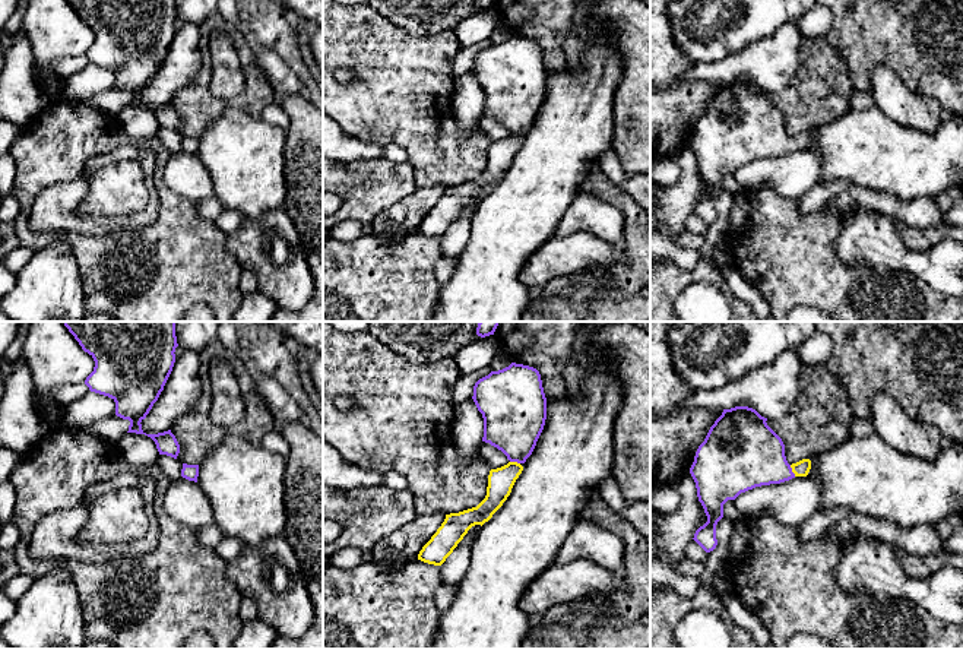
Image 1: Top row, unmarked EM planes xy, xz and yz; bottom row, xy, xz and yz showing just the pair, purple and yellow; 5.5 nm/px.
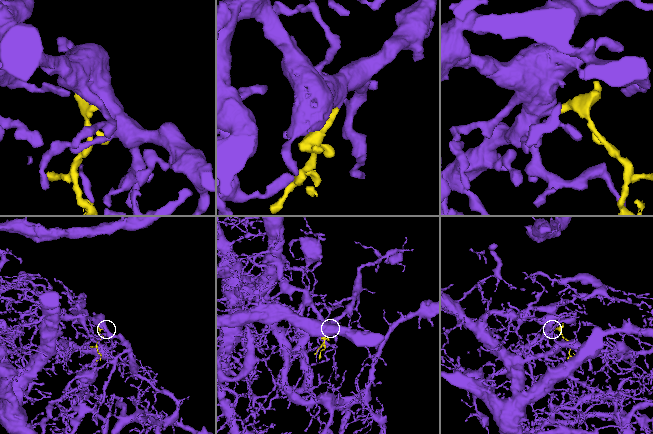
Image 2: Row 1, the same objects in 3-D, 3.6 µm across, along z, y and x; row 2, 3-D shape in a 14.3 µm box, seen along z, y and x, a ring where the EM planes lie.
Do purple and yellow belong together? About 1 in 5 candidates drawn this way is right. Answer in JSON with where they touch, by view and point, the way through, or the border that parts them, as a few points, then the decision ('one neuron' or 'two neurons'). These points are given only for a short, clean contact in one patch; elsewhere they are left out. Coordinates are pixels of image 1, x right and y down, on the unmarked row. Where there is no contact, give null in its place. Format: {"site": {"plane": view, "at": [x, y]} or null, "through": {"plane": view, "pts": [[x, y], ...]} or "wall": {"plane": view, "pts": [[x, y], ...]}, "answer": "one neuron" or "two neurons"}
{"site": {"plane": "yz", "at": [791, 143]}, "through": {"plane": "yz", "pts": [[750, 126], [775, 142], [791, 143], [801, 141]]}, "answer": "one neuron"}

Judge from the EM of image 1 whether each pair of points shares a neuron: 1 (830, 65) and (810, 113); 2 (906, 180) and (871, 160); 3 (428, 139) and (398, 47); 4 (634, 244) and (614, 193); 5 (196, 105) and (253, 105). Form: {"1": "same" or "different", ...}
{"1": "same", "2": "same", "3": "same", "4": "same", "5": "same"}

